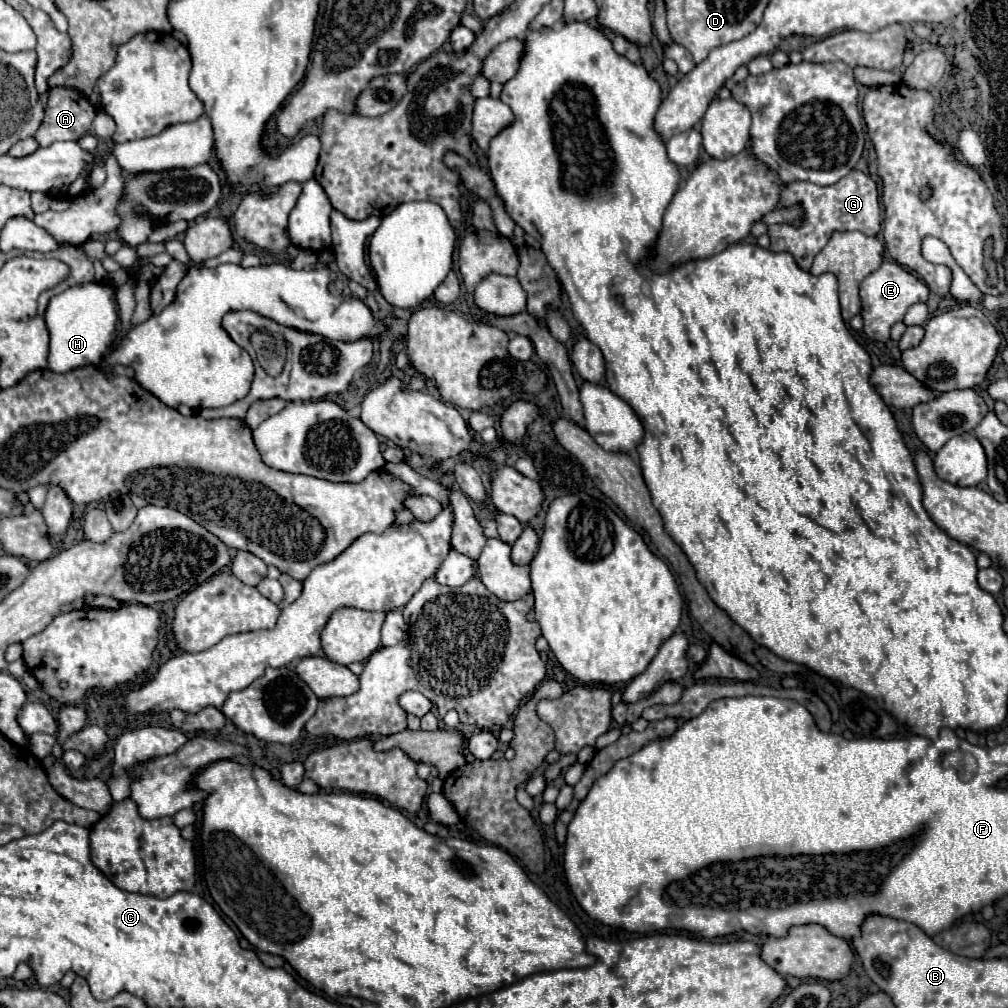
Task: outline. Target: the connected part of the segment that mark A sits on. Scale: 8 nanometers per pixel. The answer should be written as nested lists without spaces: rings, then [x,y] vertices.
[[[51,88],[43,124],[35,140],[39,146],[49,146],[57,140],[79,140],[89,132],[97,110],[93,104],[71,88]]]

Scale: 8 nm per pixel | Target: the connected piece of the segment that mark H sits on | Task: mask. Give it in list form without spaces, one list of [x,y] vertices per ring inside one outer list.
[[[89,282],[85,286],[69,286],[55,294],[43,314],[49,330],[49,370],[65,372],[77,366],[99,364],[111,350],[117,338],[117,300],[109,282]]]

